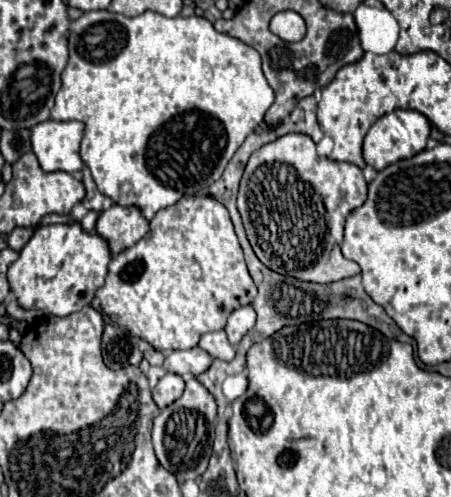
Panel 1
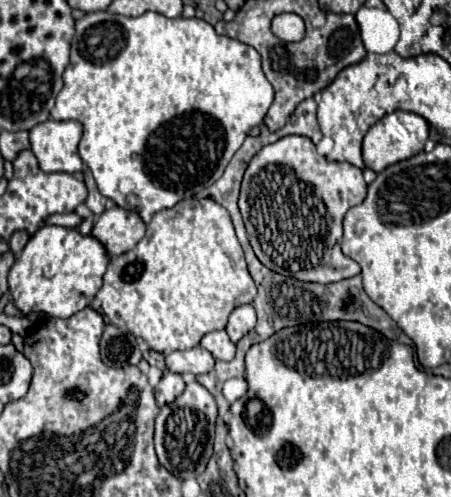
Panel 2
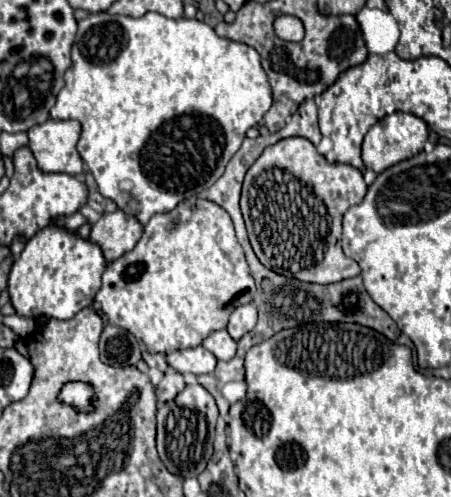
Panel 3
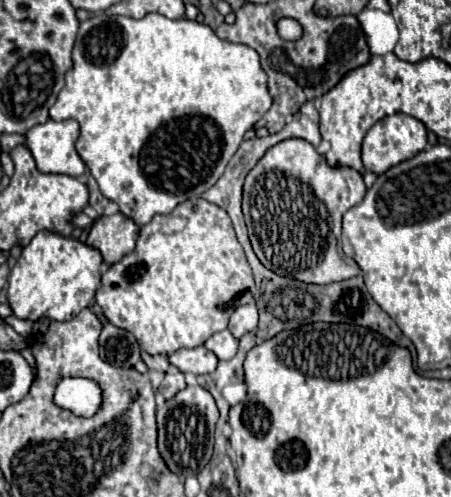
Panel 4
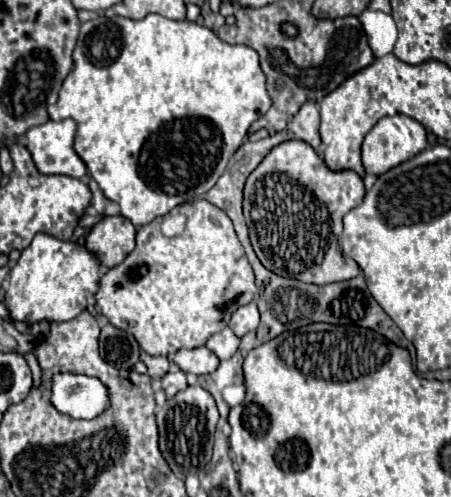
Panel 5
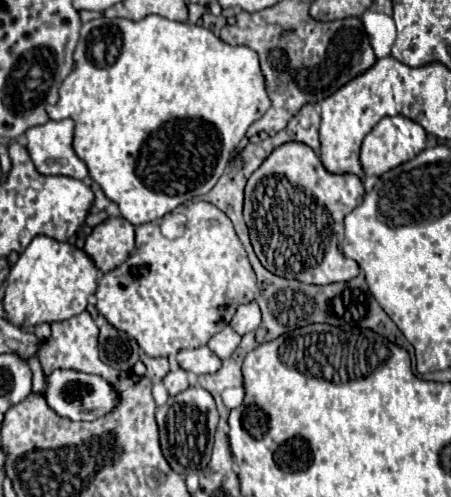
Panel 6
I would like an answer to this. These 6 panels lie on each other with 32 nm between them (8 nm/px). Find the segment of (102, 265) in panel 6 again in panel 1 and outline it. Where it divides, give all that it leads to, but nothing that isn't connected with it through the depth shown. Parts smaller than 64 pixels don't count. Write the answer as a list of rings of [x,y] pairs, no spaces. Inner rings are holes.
[[[114,204],[98,216],[96,230],[100,238],[104,238],[110,246],[112,254],[118,254],[126,248],[132,248],[144,234],[148,232],[148,222],[140,216],[136,208],[124,208]]]

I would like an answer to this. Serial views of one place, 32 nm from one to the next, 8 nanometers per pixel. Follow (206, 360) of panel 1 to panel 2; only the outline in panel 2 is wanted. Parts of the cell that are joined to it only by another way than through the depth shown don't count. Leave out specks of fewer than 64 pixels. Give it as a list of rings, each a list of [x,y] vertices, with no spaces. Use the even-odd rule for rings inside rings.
[[[202,346],[190,350],[176,350],[166,356],[166,366],[178,374],[186,374],[186,372],[192,372],[196,376],[206,374],[214,368],[214,362],[216,362],[214,356]]]

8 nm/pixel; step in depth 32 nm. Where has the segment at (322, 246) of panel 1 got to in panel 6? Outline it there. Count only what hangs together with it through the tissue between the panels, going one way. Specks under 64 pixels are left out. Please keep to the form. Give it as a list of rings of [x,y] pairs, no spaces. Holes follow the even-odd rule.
[[[288,142],[278,146],[264,164],[248,178],[244,220],[250,228],[250,240],[254,252],[264,268],[282,278],[300,280],[306,284],[332,284],[346,282],[358,276],[360,268],[354,260],[346,258],[338,248],[338,234],[344,230],[344,216],[362,204],[364,186],[358,176],[330,174],[322,166],[320,158],[302,142]]]

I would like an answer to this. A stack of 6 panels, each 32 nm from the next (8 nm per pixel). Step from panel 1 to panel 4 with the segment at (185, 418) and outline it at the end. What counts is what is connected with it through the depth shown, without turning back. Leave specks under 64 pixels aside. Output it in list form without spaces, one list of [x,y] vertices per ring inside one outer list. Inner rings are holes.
[[[188,386],[178,392],[172,400],[166,400],[156,412],[158,420],[158,450],[176,476],[196,476],[212,456],[214,444],[214,426],[218,420],[218,408],[208,390],[202,386]]]

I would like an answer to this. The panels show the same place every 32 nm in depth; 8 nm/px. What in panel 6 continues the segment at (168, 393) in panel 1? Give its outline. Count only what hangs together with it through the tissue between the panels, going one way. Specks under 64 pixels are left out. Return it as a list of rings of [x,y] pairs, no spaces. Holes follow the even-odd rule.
[[[176,370],[176,372],[168,372],[164,376],[164,386],[168,388],[170,396],[176,396],[178,392],[184,392],[190,384],[188,384],[188,372],[186,370]]]

